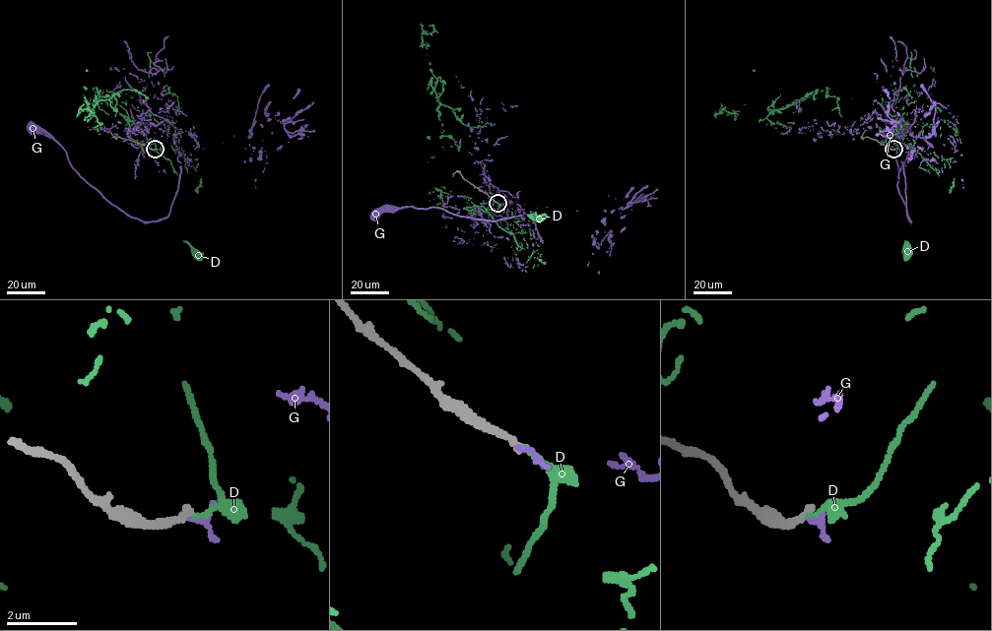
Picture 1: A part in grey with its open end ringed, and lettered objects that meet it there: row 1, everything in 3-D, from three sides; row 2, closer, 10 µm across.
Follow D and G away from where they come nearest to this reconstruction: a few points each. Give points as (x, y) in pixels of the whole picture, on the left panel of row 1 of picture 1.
D: (155, 149), (158, 149), (183, 240), (197, 254)
G: (155, 149), (175, 134), (178, 188), (167, 216), (143, 221), (108, 202), (72, 166), (59, 145), (30, 126)

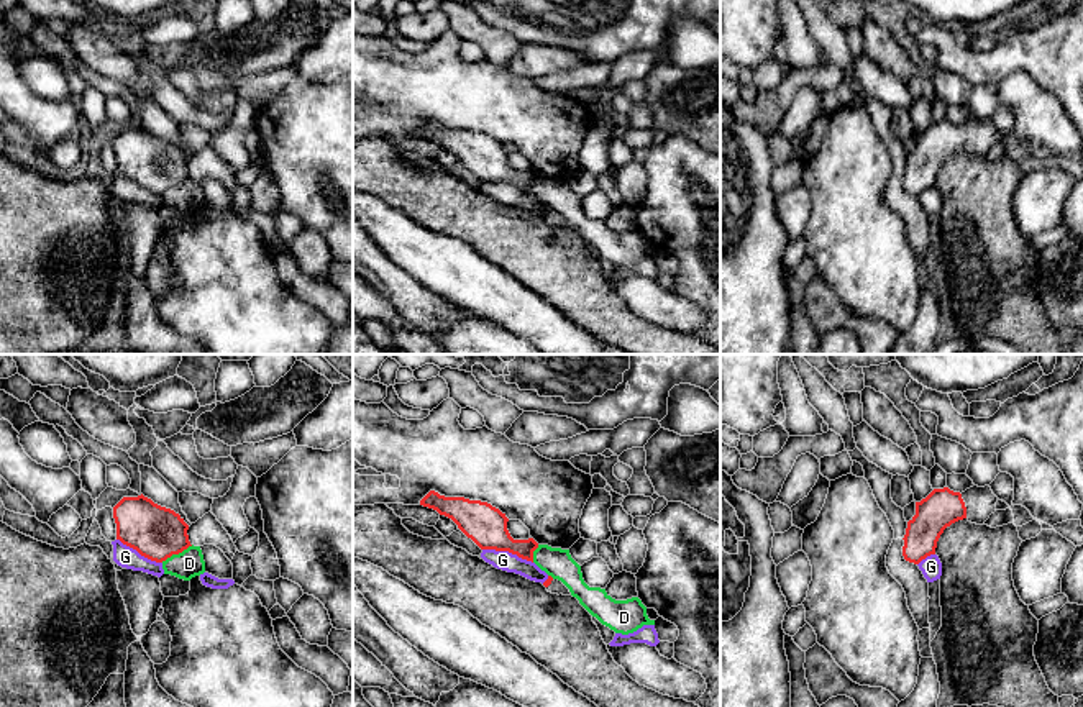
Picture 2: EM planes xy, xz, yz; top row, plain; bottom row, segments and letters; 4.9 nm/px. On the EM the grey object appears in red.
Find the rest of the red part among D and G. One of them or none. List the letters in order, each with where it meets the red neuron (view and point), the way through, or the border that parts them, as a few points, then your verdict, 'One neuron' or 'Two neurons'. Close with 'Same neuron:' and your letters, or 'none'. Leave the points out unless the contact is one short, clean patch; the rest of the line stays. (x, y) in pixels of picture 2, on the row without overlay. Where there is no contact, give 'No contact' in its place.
D: Touches red at xy (176, 186). Boundary: xy (192, 177), (161, 194). Two neurons
G: Touches red at xz (507, 182). Boundary: xz (483, 181), (516, 186), (532, 196). Two neurons
Same neuron: none

